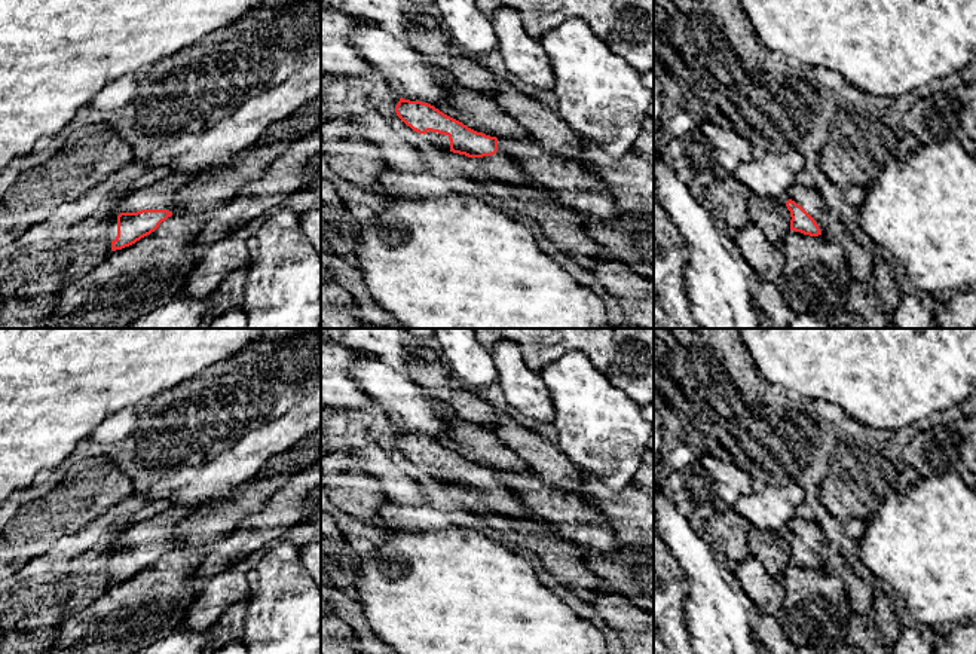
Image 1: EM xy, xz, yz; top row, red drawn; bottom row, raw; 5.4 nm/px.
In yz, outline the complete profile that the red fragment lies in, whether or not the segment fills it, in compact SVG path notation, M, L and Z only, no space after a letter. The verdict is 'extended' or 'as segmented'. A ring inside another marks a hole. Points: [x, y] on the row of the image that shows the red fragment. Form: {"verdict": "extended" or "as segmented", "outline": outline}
{"verdict": "extended", "outline": "M795 183L786 202L790 211L790 230L810 236L819 236L829 224L830 210L814 186Z"}

